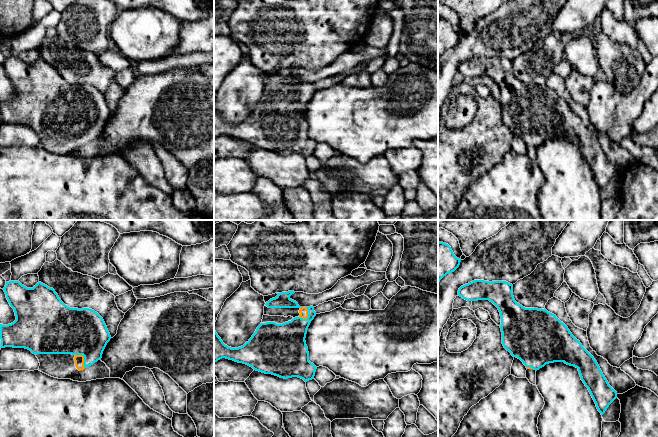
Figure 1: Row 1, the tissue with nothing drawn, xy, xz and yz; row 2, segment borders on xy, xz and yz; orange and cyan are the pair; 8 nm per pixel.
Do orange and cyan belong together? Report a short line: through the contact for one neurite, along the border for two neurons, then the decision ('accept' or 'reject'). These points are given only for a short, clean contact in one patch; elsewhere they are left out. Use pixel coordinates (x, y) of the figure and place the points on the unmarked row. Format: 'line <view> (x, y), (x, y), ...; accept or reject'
line xy (79, 135), (83, 134), (83, 116), (74, 107); accept

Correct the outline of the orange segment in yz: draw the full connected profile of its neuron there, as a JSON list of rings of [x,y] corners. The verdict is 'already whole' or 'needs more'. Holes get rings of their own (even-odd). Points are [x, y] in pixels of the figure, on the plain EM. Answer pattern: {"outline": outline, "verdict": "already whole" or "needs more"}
{"outline": [[[474,56],[461,62],[458,71],[467,77],[489,76],[498,84],[501,92],[502,120],[513,133],[520,135],[527,145],[537,147],[554,138],[564,138],[576,143],[598,187],[603,191],[617,174],[617,168],[609,161],[597,137],[556,91],[546,85],[523,83],[515,77],[512,67],[513,61],[506,57]]], "verdict": "needs more"}

